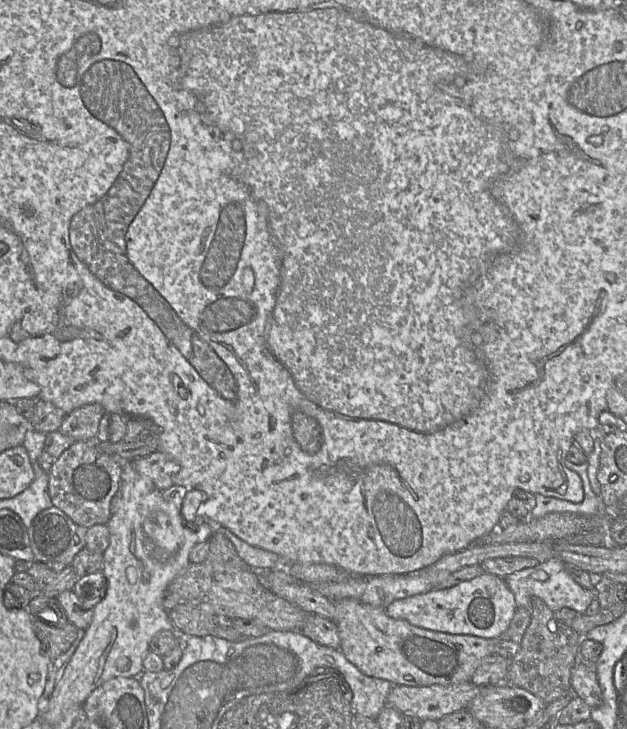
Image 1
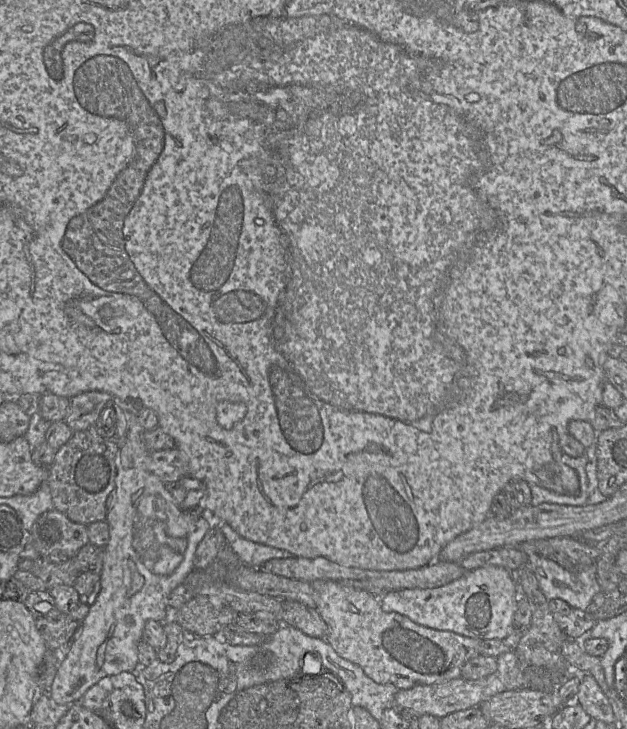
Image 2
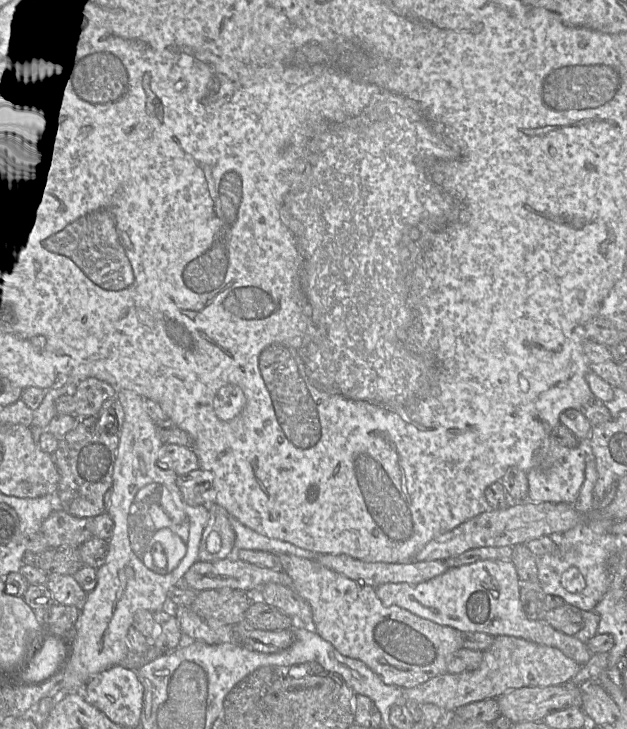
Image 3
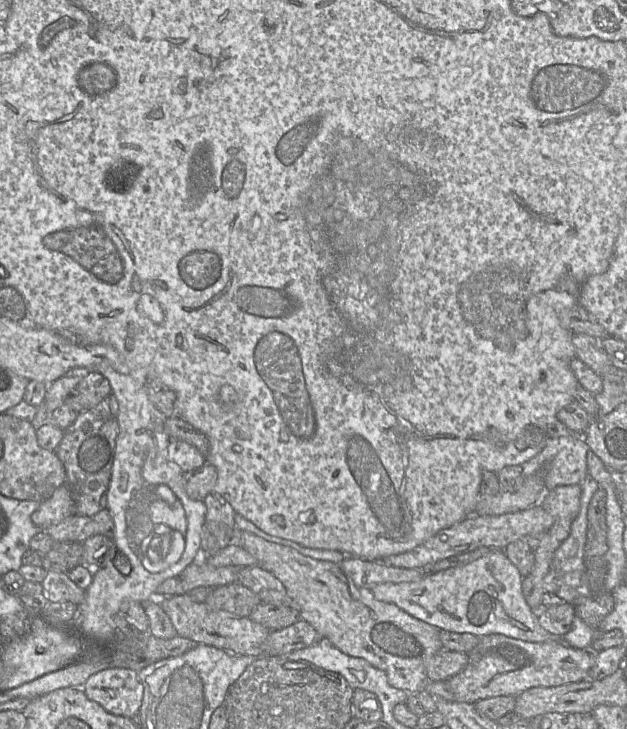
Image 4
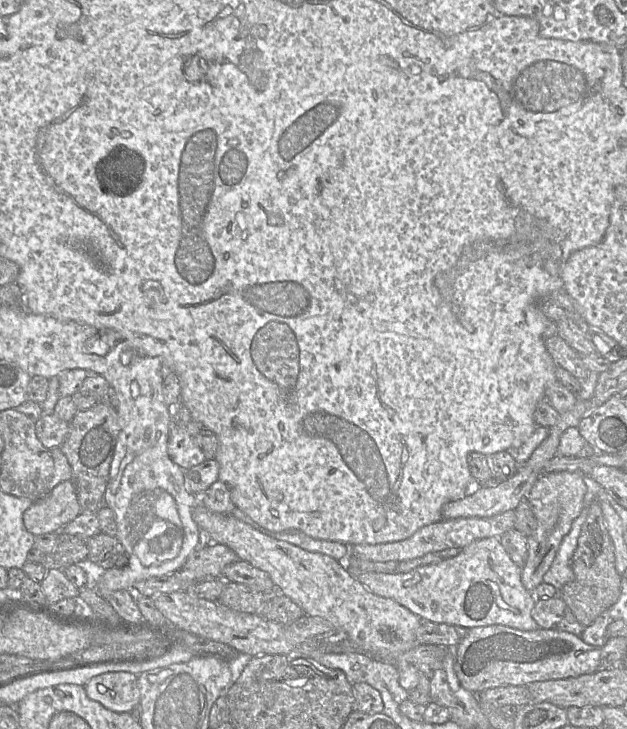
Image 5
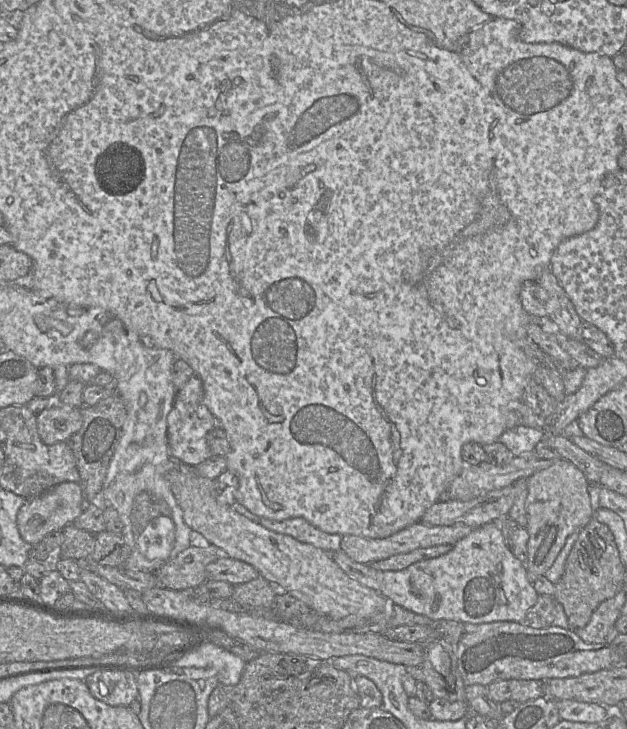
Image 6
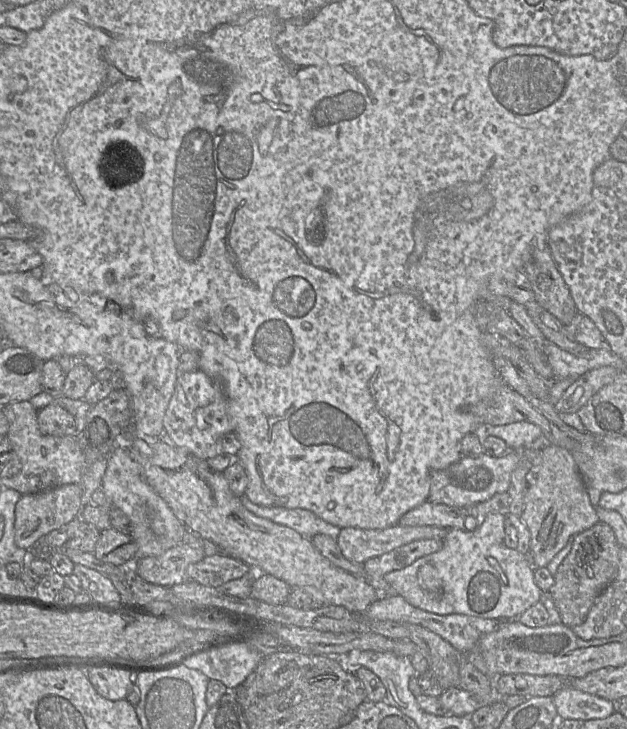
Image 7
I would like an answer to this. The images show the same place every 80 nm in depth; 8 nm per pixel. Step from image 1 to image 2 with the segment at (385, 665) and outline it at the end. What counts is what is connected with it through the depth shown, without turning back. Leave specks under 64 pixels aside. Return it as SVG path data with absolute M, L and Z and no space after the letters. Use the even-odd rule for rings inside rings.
M316 580L311 586L318 597L317 612L325 621L327 643L343 659L360 666L364 673L378 684L393 685L407 690L416 685L430 685L461 677L462 666L479 655L478 641L454 632L441 631L419 625L396 612L382 610L378 596L332 580Z

